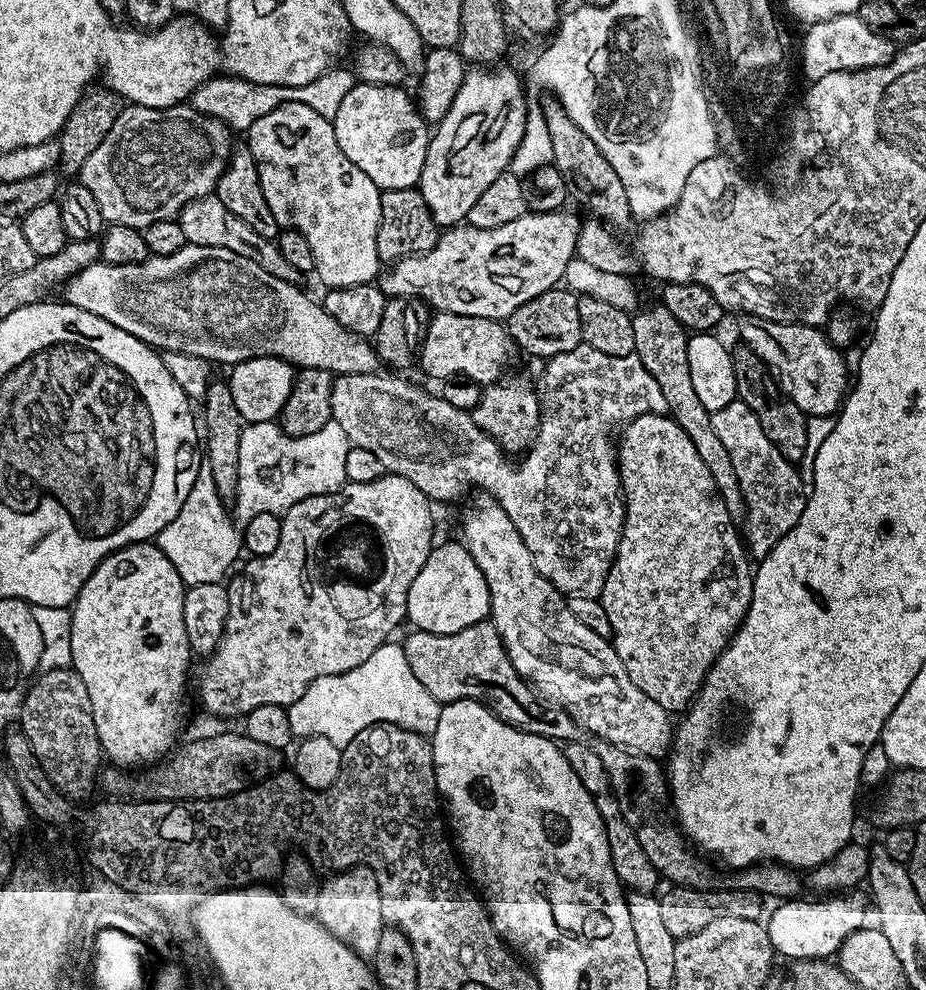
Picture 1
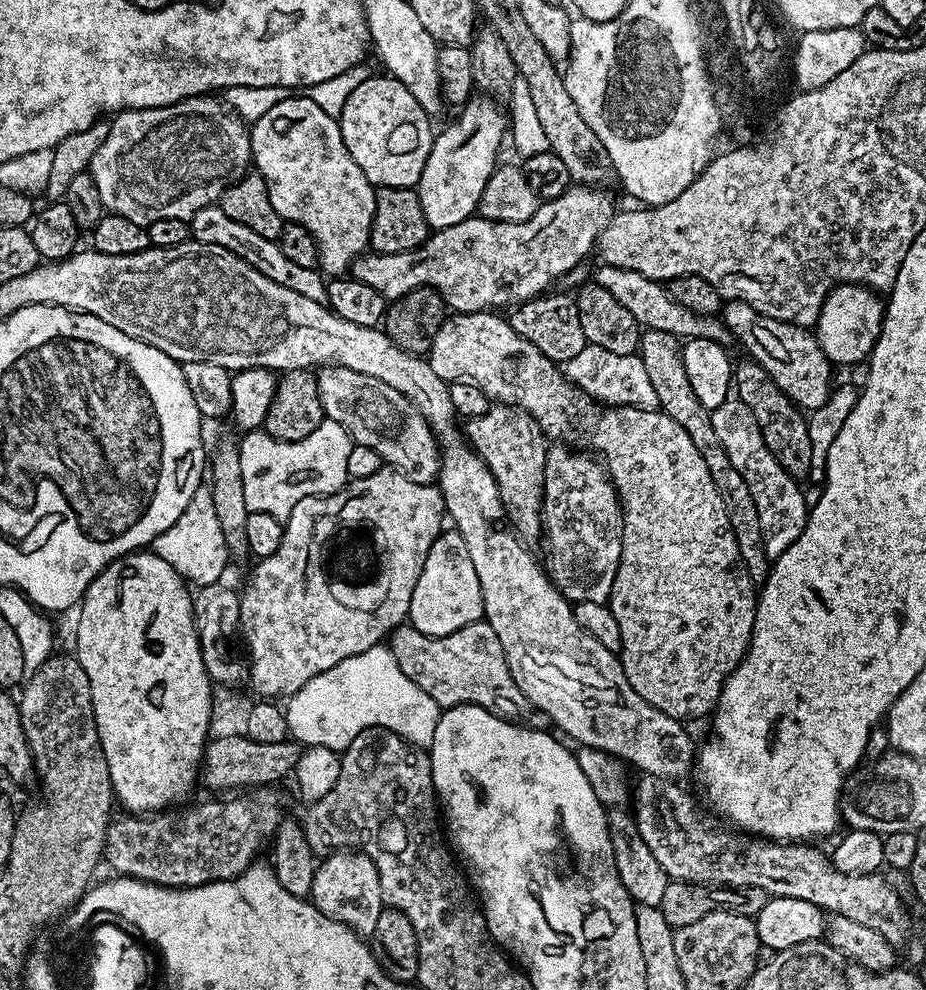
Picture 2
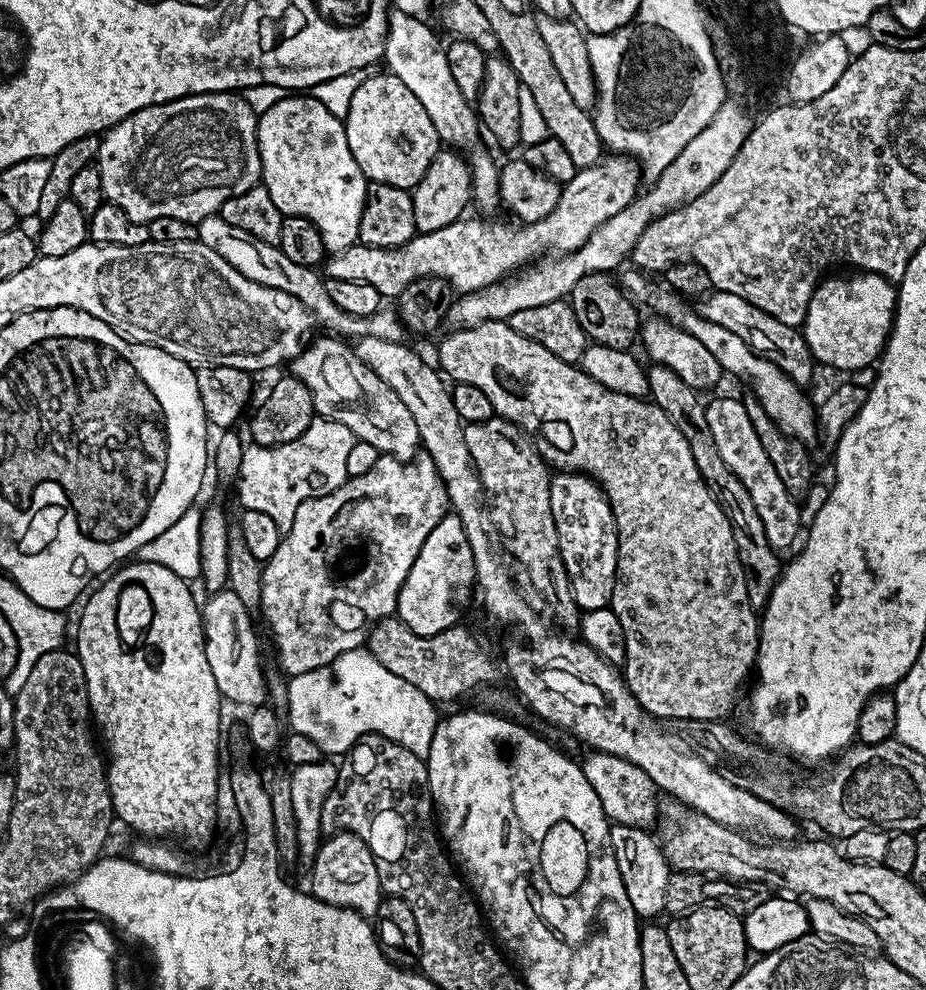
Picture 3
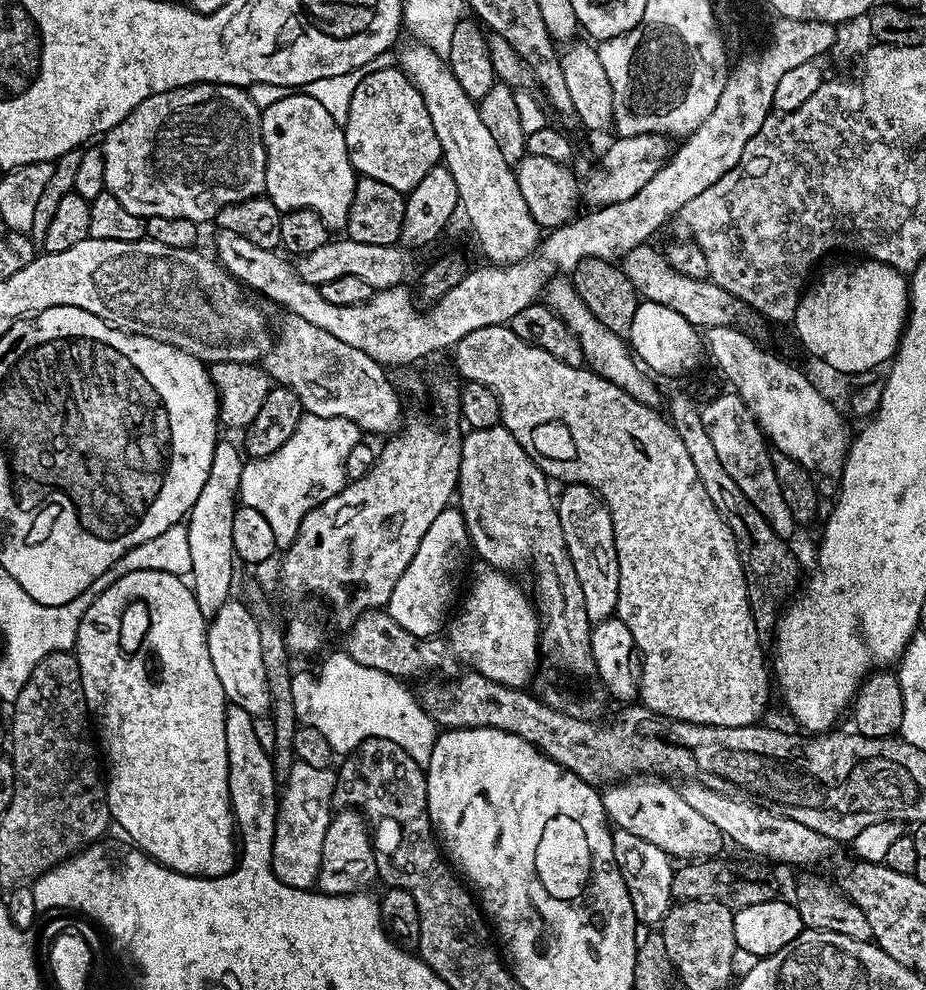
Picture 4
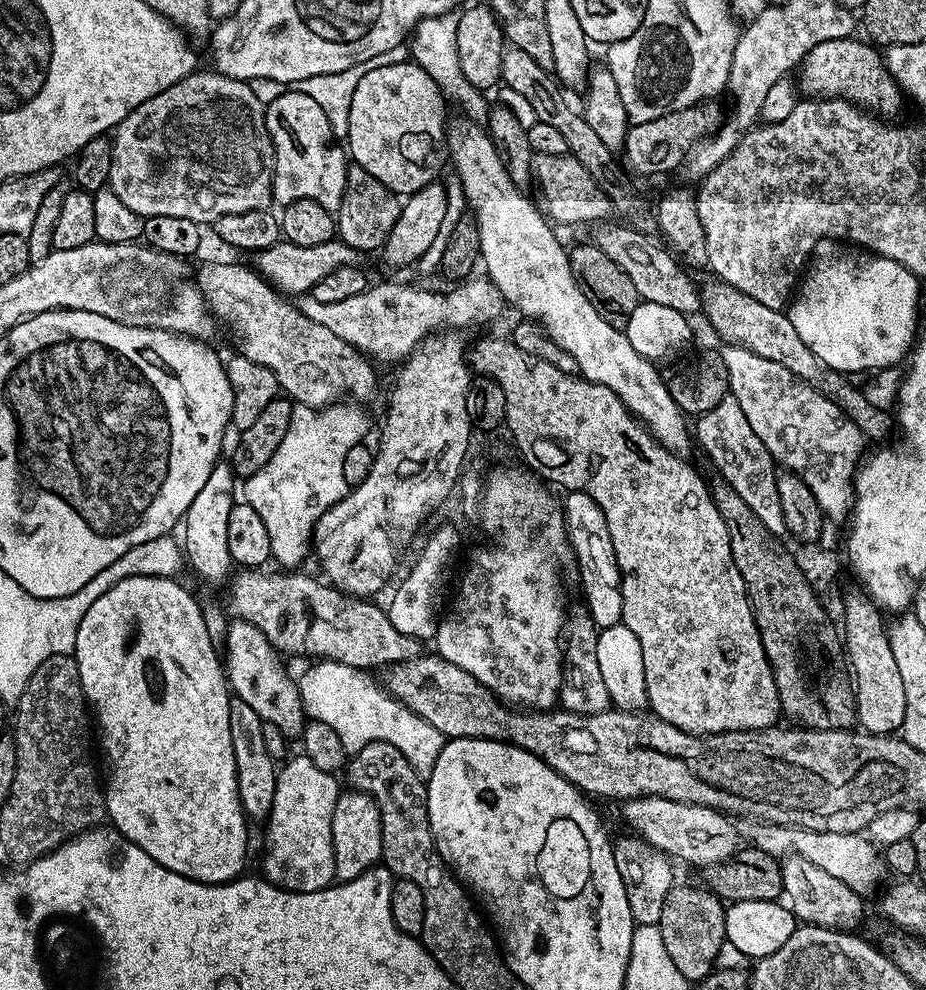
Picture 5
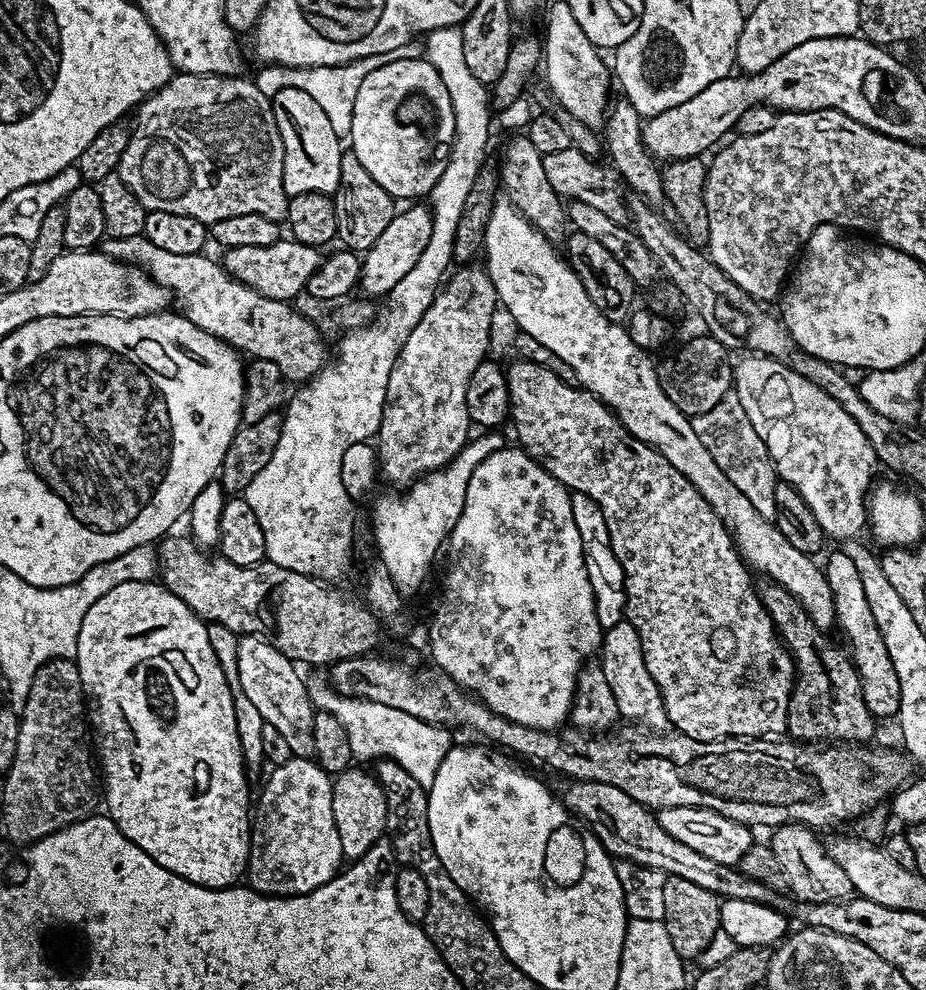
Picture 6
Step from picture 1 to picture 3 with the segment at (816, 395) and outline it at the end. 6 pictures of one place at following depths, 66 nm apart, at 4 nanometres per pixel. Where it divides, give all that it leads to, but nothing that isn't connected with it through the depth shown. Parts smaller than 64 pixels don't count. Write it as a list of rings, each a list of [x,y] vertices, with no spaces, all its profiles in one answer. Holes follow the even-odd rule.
[[[715,290],[709,292],[699,301],[698,311],[702,318],[706,318],[706,322],[726,326],[726,330],[738,334],[738,338],[742,338],[742,342],[746,342],[746,346],[750,346],[750,350],[754,350],[756,355],[774,362],[774,366],[782,369],[796,384],[808,386],[808,383],[811,382],[812,368],[814,369],[812,351],[810,346],[806,346],[804,334],[800,328],[791,328],[786,326],[786,322],[778,322],[778,318],[766,314],[766,310],[758,310],[758,306],[746,302],[746,298],[738,298],[738,294],[729,292]]]

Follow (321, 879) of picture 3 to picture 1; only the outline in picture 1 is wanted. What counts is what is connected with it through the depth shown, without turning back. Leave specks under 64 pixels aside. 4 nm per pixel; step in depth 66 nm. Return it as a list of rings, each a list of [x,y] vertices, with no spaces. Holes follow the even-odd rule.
[[[357,866],[343,869],[327,878],[329,880],[325,879],[318,890],[315,919],[322,926],[326,926],[330,934],[334,934],[334,938],[350,946],[350,950],[365,958],[371,958],[374,950],[378,950],[379,935],[386,926],[375,874],[367,866]]]

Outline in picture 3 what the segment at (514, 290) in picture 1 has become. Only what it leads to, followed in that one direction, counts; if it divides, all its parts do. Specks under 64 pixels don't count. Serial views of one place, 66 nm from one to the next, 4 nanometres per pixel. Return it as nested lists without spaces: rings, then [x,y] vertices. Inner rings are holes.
[[[608,154],[594,166],[577,170],[574,178],[570,178],[570,182],[561,187],[558,206],[554,206],[554,210],[550,210],[550,214],[546,214],[546,218],[542,218],[538,222],[516,226],[520,228],[507,228],[504,224],[491,224],[488,221],[491,219],[488,218],[480,218],[484,220],[461,218],[450,226],[442,226],[442,230],[419,233],[413,236],[410,242],[397,248],[379,248],[357,242],[351,244],[346,250],[331,253],[323,261],[322,272],[329,280],[366,282],[370,286],[374,286],[374,290],[378,290],[381,297],[384,298],[399,296],[402,290],[406,290],[406,286],[410,286],[410,282],[427,276],[442,277],[460,294],[477,292],[479,288],[496,284],[499,280],[511,277],[521,271],[525,266],[547,257],[544,256],[547,252],[563,254],[578,250],[588,241],[590,234],[594,234],[594,230],[598,230],[598,226],[602,226],[602,222],[614,218],[614,214],[618,214],[618,210],[626,210],[626,206],[630,206],[630,202],[636,199],[641,184],[642,173],[633,157],[623,154]]]

